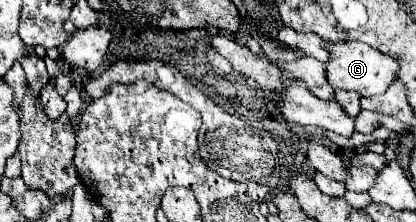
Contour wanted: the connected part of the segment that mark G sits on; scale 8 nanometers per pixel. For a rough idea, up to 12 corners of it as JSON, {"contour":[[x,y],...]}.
{"contour":[[362,42],[328,44],[332,88],[366,98],[398,80],[398,62]]}

